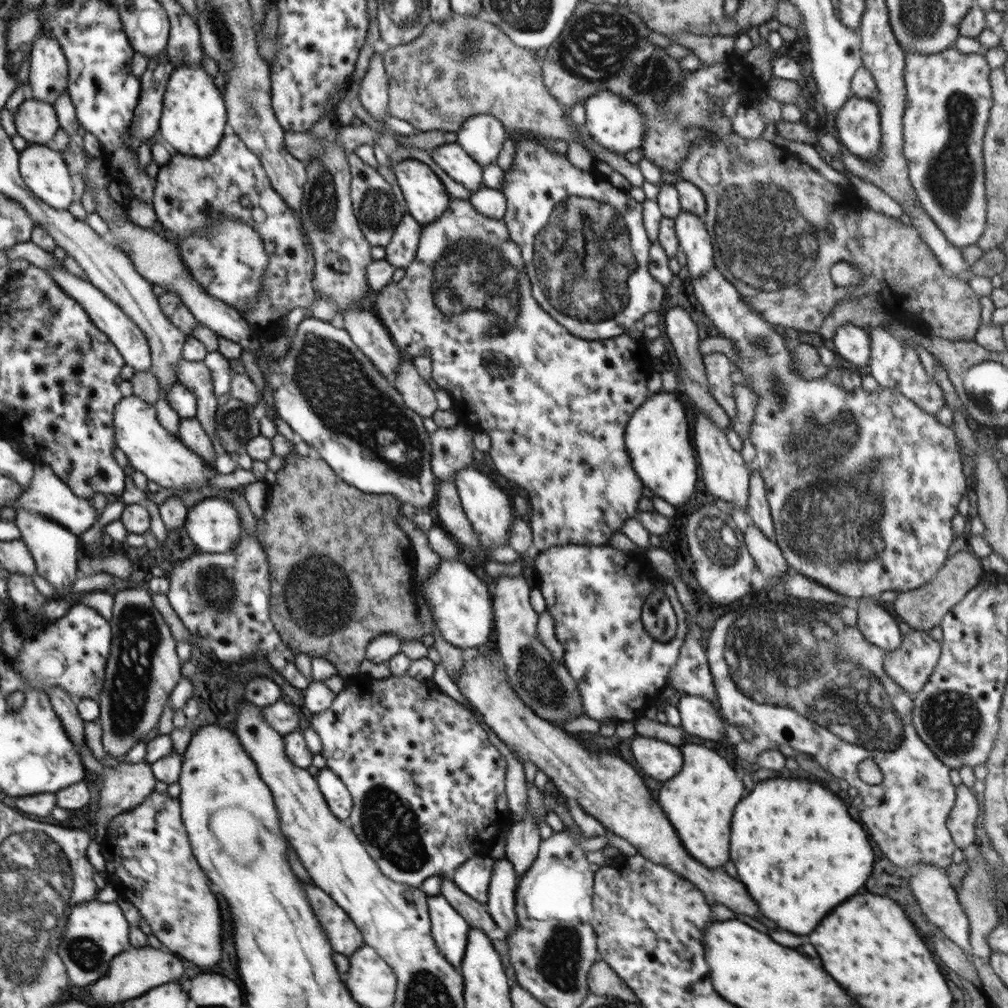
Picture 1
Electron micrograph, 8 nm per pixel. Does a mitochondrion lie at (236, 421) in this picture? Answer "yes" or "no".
yes

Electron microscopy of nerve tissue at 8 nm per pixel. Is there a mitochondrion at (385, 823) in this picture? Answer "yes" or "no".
yes

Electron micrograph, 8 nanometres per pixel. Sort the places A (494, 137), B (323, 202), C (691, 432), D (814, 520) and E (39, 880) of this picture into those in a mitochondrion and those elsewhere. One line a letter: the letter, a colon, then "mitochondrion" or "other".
A: other
B: mitochondrion
C: other
D: mitochondrion
E: mitochondrion

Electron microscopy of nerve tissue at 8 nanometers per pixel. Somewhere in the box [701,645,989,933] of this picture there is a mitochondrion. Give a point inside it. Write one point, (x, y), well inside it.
(953, 722)

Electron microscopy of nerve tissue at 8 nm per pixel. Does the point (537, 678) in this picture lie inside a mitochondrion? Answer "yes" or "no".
yes

